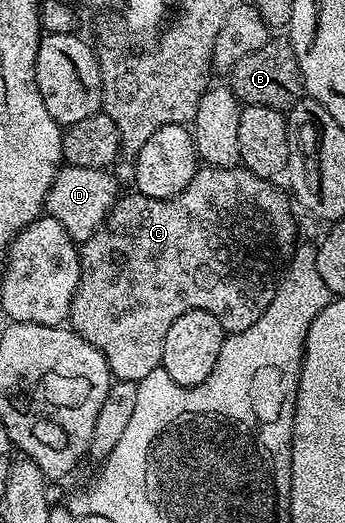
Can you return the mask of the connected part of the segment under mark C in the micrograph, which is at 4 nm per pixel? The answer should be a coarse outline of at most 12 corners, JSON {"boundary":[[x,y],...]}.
{"boundary":[[203,165],[123,193],[81,243],[68,326],[117,381],[176,316],[244,332],[298,226],[285,189]]}

